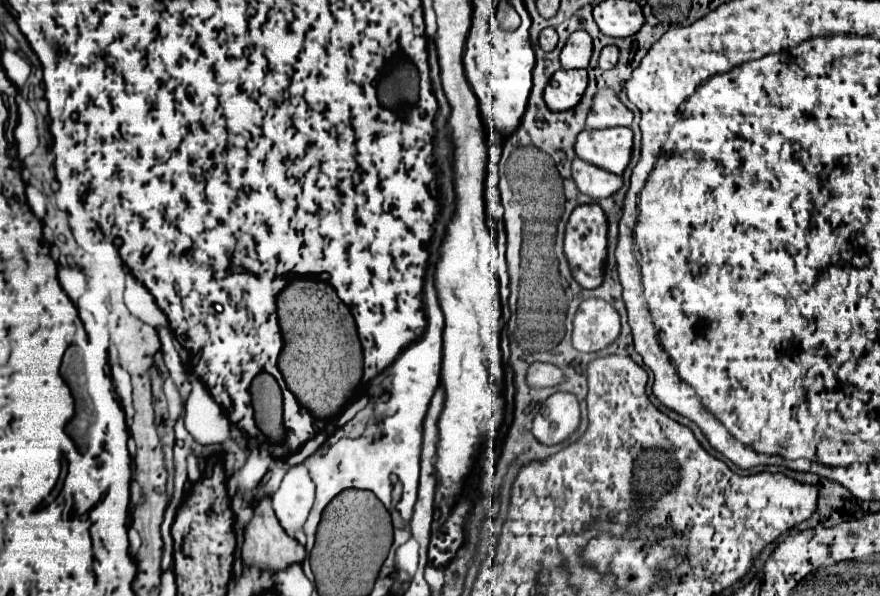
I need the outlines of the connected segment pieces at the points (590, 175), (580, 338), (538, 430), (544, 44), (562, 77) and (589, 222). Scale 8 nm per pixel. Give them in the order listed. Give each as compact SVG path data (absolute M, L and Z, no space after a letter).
M578 157L572 161L572 177L574 177L578 189L592 199L610 197L622 187L620 175L614 175L614 173L600 169Z
M586 299L574 317L572 345L576 351L594 353L616 341L620 335L620 315L604 299Z
M554 393L544 403L544 411L536 415L532 433L544 445L566 441L580 425L578 399L572 393Z
M552 27L544 29L544 31L540 33L540 39L538 39L538 43L540 43L540 47L542 47L544 51L554 51L554 47L556 47L556 43L558 43L556 29L552 29Z
M560 69L544 89L544 101L552 111L566 111L580 103L588 85L586 69Z
M598 203L580 205L572 211L570 221L566 225L566 237L564 237L564 253L570 263L572 277L584 287L594 289L602 283L604 265L606 265L606 245L608 245L608 221Z

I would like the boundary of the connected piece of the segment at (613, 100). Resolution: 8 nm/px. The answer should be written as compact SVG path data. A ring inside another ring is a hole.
M602 89L594 97L594 107L586 119L586 125L592 129L618 127L618 125L630 127L632 111L614 93L610 93L610 89Z

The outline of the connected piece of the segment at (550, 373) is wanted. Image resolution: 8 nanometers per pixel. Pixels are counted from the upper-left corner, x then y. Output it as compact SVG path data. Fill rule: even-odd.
M536 363L528 369L528 385L532 387L556 387L564 381L564 371L552 363Z

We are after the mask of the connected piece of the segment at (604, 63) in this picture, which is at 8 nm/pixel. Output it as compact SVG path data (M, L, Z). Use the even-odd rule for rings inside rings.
M606 45L600 53L600 69L612 69L618 63L618 47Z

